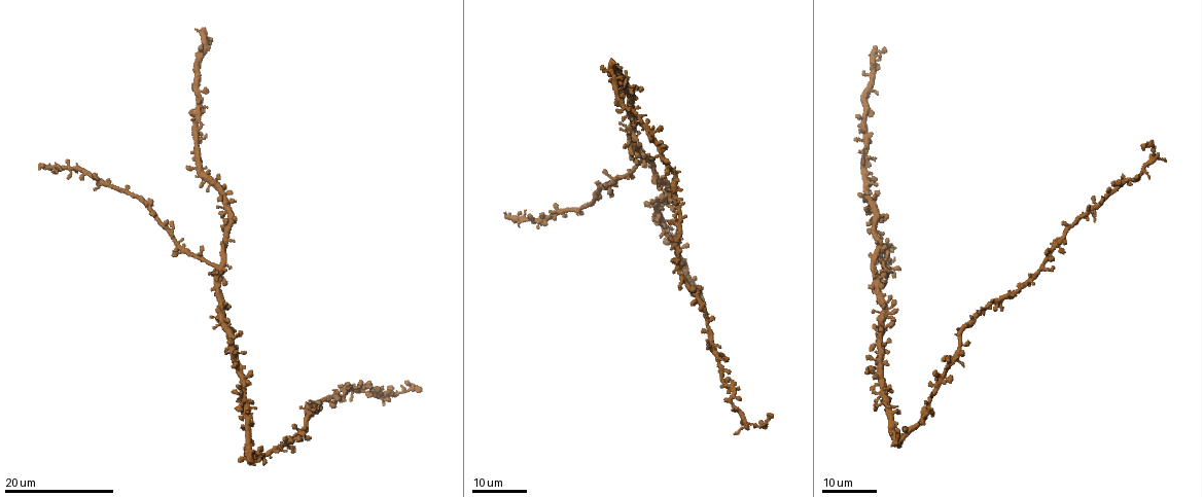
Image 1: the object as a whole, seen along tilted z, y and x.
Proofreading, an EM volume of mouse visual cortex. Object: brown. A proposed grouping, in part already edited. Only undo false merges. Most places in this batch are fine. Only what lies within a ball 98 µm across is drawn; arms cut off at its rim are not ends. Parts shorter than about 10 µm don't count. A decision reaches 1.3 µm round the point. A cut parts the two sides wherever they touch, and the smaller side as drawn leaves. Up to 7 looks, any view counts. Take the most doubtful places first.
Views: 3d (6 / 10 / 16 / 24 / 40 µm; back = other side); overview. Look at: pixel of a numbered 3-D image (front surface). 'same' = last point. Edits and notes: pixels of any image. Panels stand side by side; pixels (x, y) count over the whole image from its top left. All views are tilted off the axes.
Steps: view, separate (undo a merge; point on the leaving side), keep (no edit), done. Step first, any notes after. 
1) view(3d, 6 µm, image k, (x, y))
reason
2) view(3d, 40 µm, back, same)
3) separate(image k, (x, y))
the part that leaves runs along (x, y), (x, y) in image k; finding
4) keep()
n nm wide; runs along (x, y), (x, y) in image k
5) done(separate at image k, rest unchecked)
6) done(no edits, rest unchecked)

view(3d, 24 µm, image 1, (887, 400))

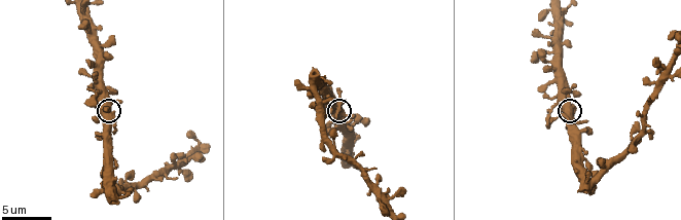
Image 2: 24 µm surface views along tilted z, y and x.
view(3d, 10 µm, image 2, (109, 114))

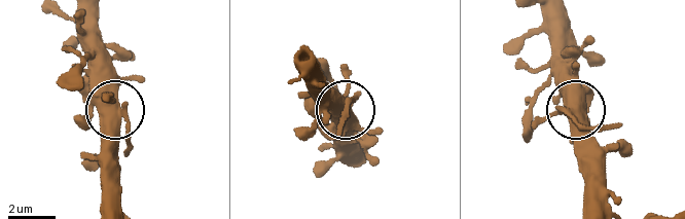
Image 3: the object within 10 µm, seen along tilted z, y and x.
view(3d, 6 µm, image 3, (117, 107))
zoom in

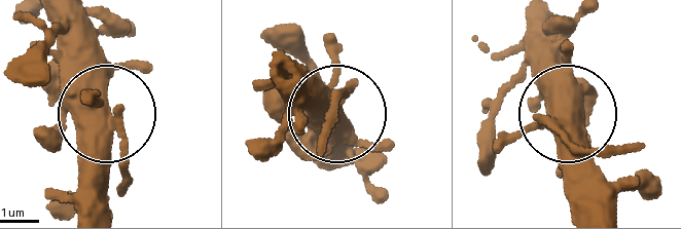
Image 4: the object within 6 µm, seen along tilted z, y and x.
keep()
one neuron here

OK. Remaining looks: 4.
view(3d, 24 µm, image 1, (218, 267))
small branch off a trunk

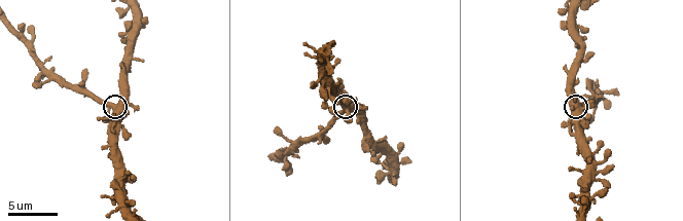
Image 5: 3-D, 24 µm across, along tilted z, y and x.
view(3d, 10 µm, image 5, (116, 105))
closer look

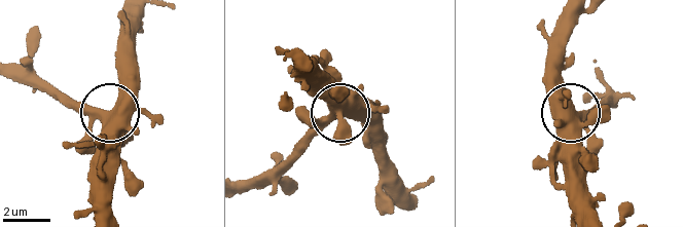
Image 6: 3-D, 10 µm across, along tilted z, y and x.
keep()
runs along (110, 207), (108, 116), (61, 91) in image 6; continuous, no second neuron

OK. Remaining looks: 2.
view(3d, 16 µm, image 1, (716, 358))
three arms meet

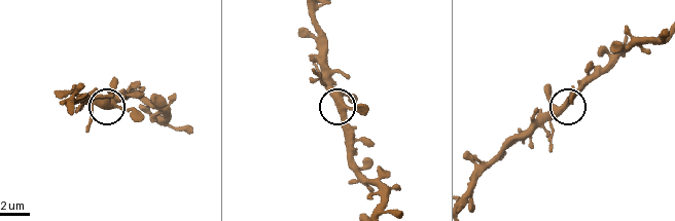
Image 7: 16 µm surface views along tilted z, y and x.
view(3d, 6 µm, image 7, (338, 110))
zoom in

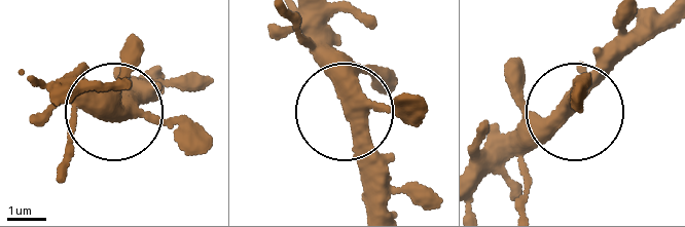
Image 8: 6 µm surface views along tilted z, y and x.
keep()
340 nm wide; runs along (305, 15), (326, 48), (368, 207) in image 8; continuous, no second neuron

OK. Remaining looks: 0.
done(no edits, rest unchecked)

